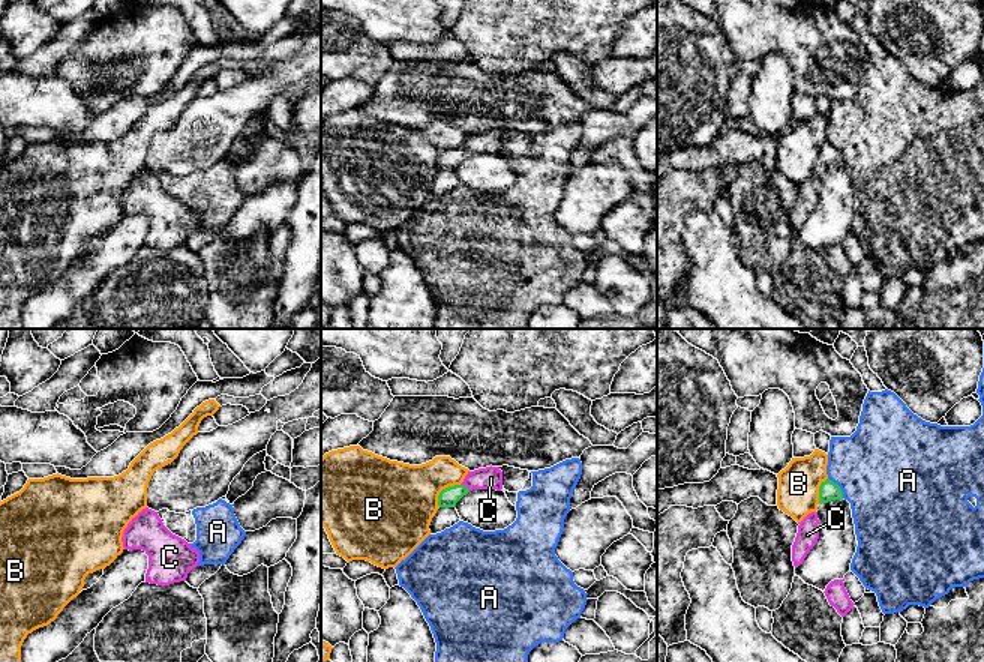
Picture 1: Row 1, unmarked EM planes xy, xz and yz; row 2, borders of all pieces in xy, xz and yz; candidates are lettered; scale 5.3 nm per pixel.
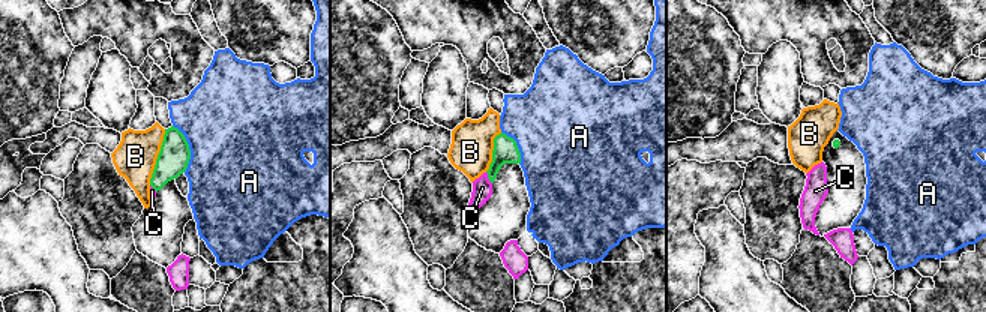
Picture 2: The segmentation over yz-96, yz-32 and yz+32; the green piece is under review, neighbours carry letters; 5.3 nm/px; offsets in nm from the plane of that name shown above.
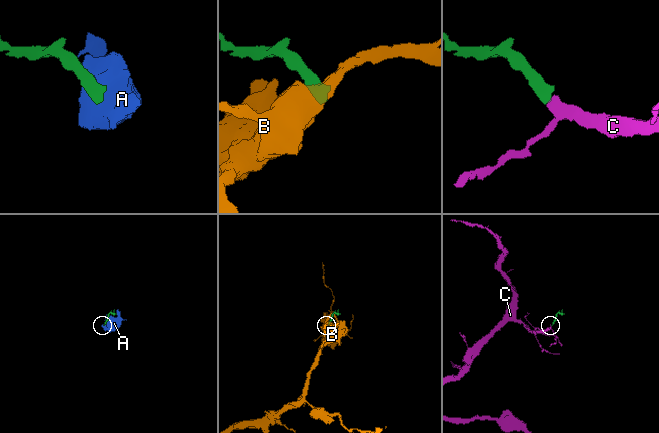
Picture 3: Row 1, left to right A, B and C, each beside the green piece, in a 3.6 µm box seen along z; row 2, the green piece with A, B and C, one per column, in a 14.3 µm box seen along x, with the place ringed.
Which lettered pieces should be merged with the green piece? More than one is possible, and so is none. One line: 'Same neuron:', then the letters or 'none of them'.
Same neuron: C

